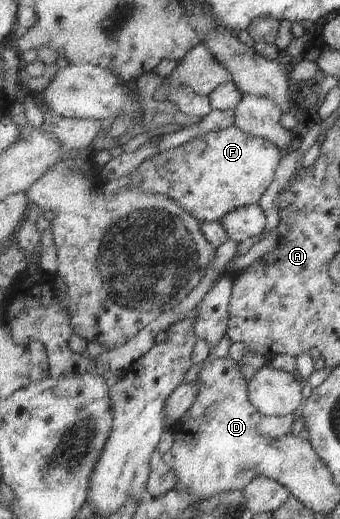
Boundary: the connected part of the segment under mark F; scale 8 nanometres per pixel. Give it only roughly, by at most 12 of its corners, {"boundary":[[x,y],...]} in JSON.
{"boundary":[[233,124],[151,156],[122,189],[201,222],[258,204],[282,157]]}

